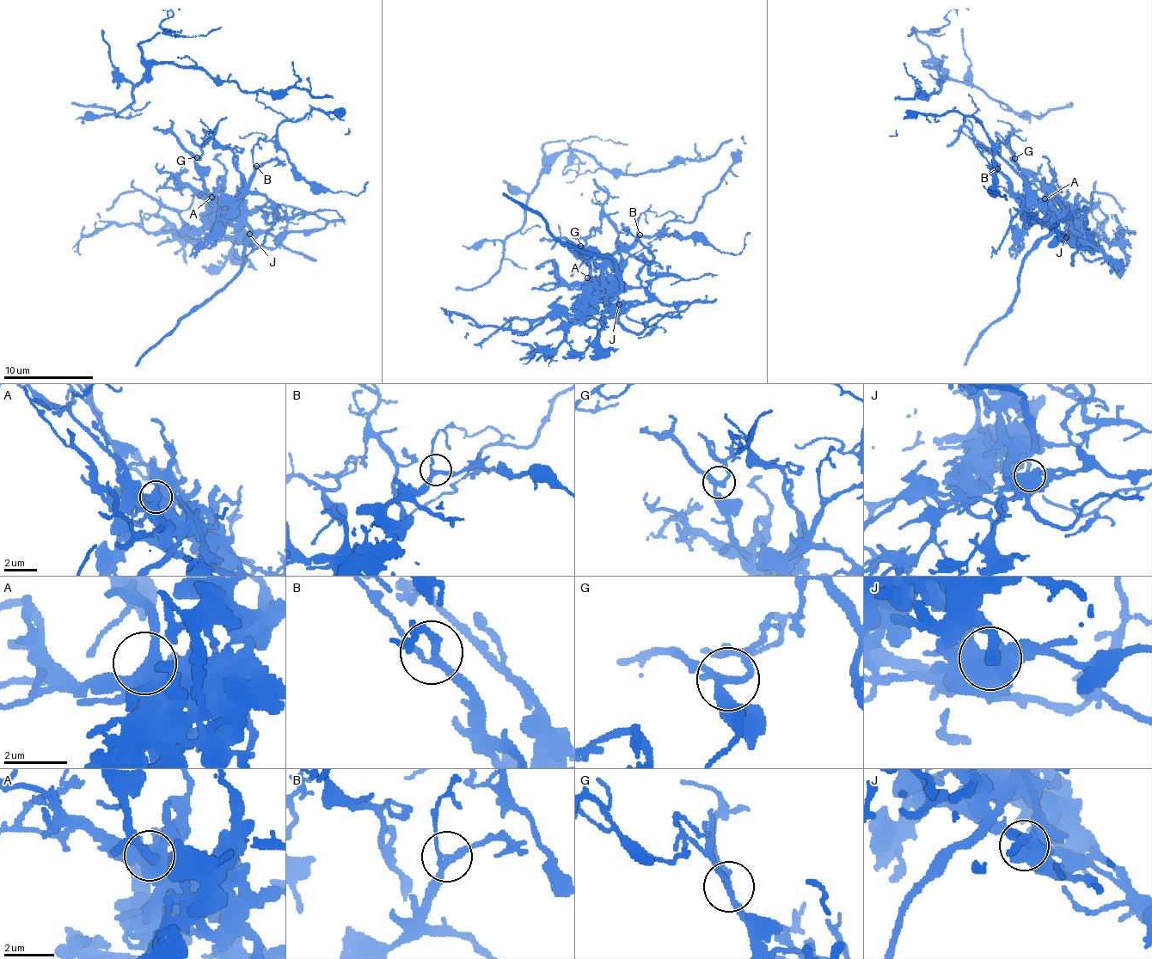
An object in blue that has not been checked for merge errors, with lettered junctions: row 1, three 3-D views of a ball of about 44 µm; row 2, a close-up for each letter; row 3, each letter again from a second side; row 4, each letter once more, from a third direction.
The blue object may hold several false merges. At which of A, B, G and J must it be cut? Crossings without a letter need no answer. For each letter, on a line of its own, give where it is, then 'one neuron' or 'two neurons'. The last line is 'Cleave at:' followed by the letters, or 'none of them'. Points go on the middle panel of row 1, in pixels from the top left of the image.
A: place (587, 277); one neuron
B: place (640, 235); one neuron
G: place (580, 246); one neuron
J: place (619, 304); two neurons
Cleave at: J

